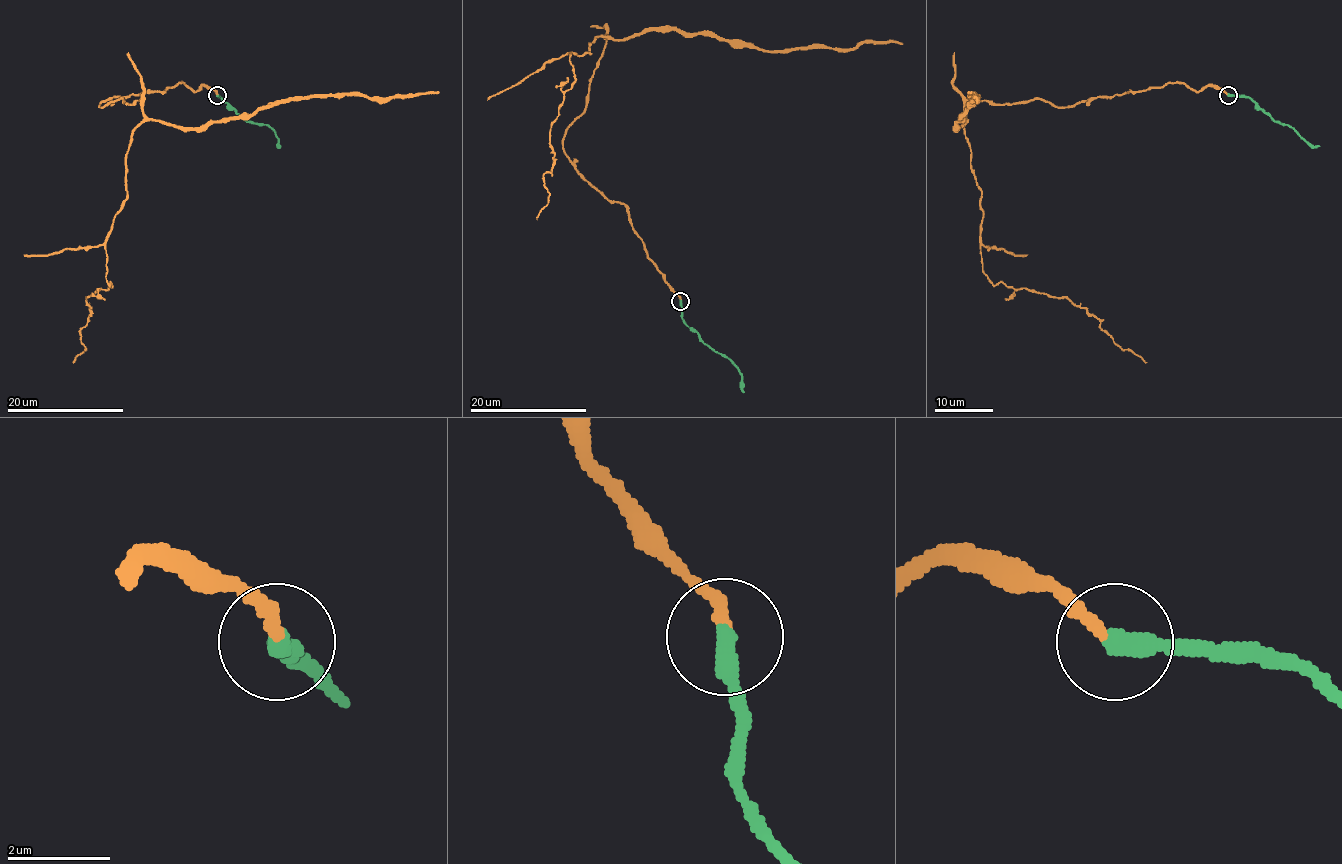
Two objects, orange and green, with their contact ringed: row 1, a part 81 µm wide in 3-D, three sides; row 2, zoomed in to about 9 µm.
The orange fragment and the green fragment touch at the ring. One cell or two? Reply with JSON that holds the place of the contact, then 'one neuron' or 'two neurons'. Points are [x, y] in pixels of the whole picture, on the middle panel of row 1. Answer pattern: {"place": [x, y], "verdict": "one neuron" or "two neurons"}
{"place": [680, 301], "verdict": "one neuron"}

